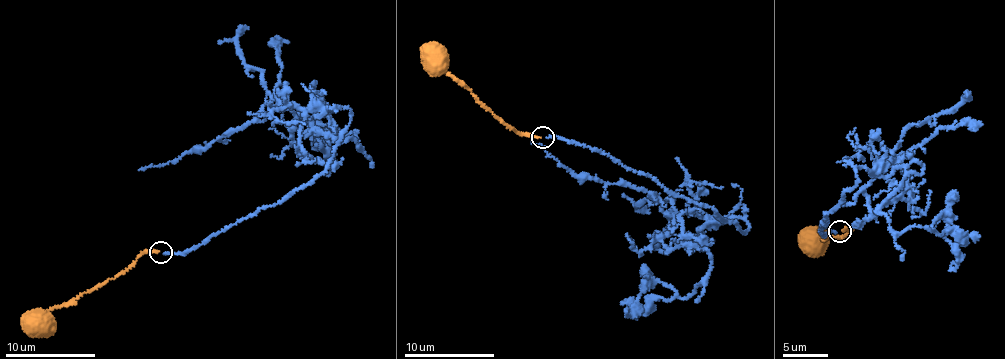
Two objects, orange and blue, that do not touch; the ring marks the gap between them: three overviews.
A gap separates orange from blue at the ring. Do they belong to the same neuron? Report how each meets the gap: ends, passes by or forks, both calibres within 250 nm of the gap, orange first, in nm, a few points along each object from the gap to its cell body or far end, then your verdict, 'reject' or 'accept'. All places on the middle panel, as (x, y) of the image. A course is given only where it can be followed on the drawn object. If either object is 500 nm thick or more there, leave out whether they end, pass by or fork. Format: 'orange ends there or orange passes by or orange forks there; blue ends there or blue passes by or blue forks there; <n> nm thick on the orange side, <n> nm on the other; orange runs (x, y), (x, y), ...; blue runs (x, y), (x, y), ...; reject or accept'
orange ends there; blue ends there; 180 nm thick on the orange side, 140 nm on the other; orange runs (540, 138), (525, 135), (486, 107), (469, 89), (440, 69), (427, 46); blue runs (546, 137), (748, 224), (706, 224), (710, 259), (692, 292), (627, 313); accept

